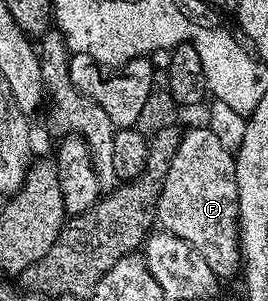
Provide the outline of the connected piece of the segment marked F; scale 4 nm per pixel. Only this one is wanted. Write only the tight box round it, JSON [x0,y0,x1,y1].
[156,125,243,280]

